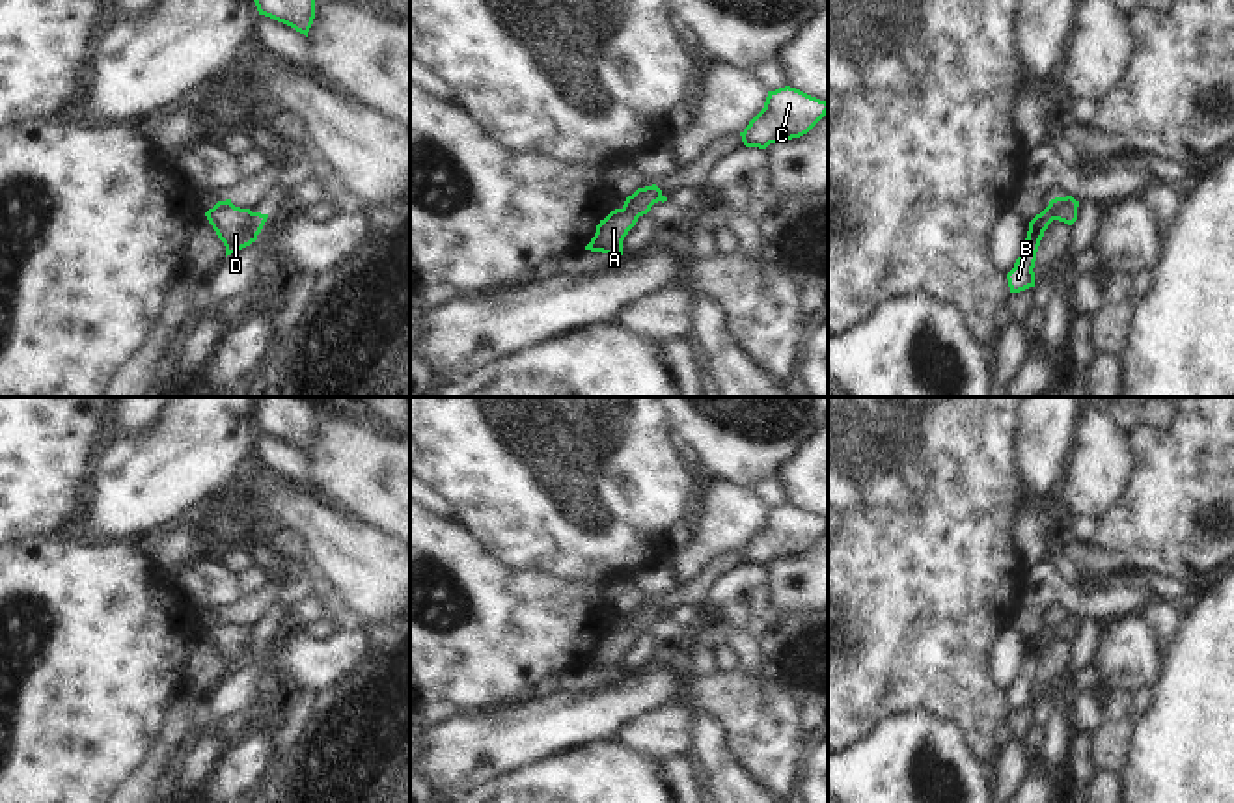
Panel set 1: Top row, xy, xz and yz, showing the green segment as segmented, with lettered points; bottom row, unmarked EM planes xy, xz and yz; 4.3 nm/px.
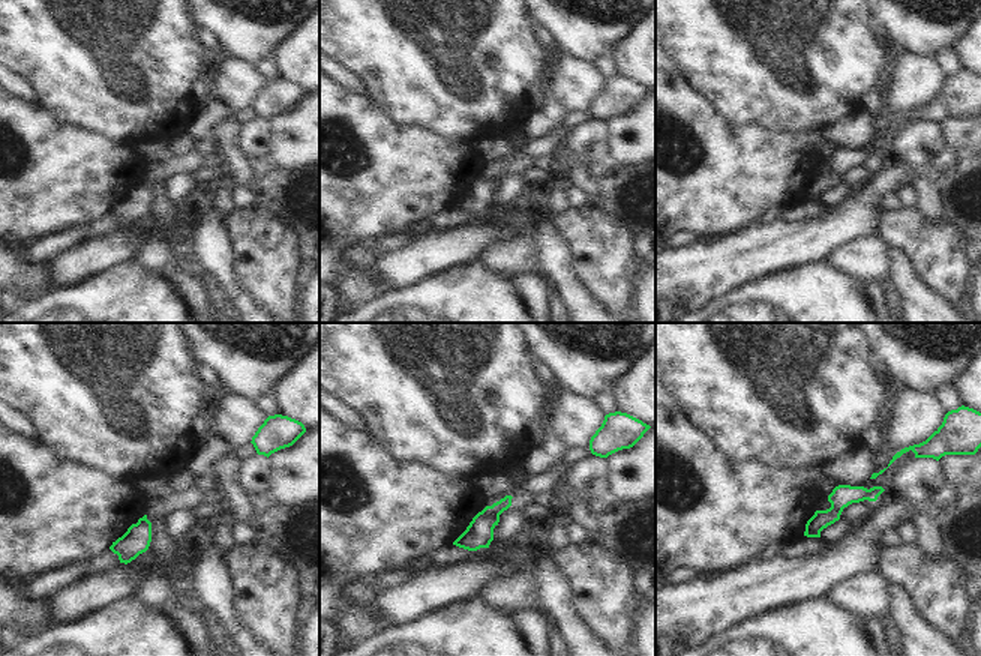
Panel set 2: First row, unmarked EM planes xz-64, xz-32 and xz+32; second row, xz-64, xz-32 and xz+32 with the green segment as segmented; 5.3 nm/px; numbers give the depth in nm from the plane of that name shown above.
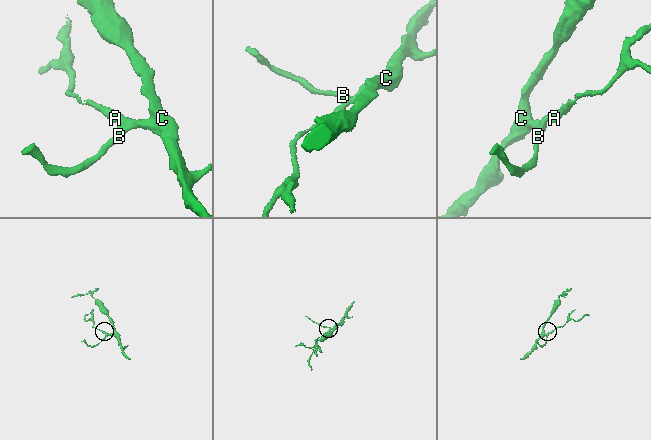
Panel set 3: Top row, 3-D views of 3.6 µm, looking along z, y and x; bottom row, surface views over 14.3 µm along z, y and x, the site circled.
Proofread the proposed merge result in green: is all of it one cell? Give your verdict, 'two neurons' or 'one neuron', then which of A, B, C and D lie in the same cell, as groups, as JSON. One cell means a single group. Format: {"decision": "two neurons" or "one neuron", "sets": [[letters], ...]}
{"decision": "one neuron", "sets": [["A", "B", "C", "D"]]}

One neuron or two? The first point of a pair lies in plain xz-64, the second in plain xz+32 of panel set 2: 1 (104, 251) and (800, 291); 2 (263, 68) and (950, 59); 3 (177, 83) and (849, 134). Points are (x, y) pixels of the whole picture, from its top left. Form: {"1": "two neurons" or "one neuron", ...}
{"1": "two neurons", "2": "one neuron", "3": "two neurons"}

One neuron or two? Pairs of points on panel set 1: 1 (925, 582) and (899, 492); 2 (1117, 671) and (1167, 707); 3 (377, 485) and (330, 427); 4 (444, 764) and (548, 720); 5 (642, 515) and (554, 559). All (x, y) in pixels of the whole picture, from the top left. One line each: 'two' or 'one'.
1: two
2: two
3: one
4: one
5: one

